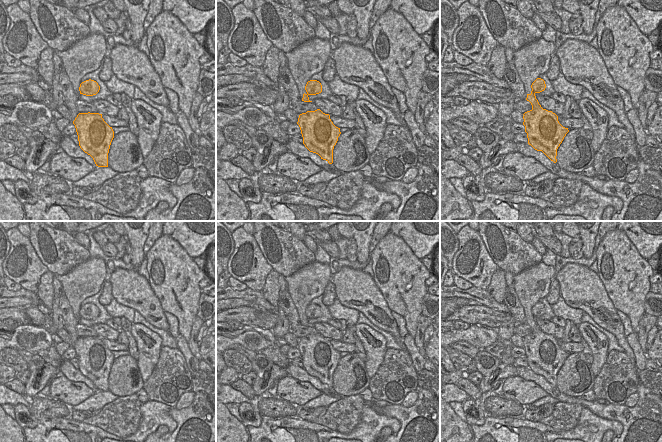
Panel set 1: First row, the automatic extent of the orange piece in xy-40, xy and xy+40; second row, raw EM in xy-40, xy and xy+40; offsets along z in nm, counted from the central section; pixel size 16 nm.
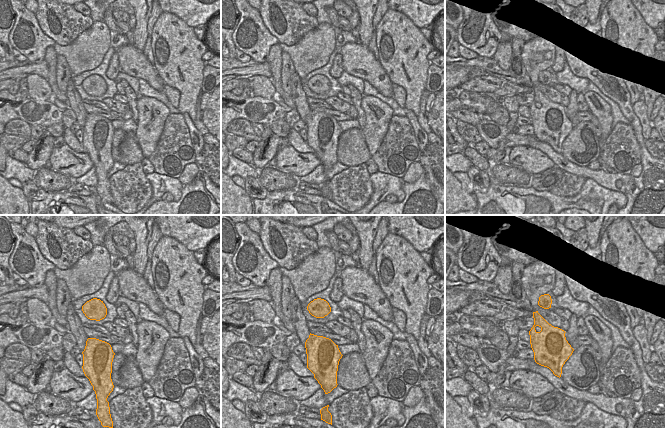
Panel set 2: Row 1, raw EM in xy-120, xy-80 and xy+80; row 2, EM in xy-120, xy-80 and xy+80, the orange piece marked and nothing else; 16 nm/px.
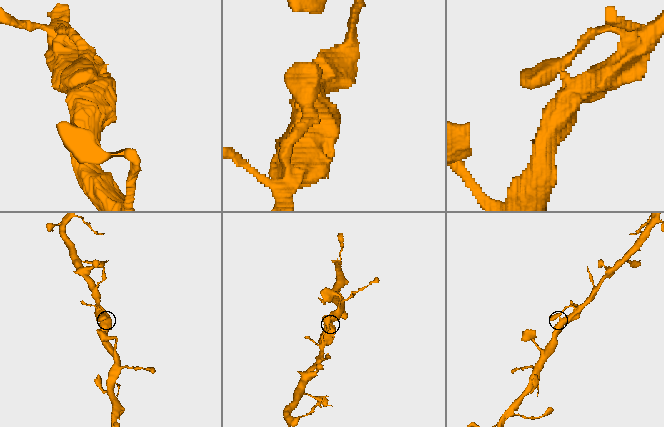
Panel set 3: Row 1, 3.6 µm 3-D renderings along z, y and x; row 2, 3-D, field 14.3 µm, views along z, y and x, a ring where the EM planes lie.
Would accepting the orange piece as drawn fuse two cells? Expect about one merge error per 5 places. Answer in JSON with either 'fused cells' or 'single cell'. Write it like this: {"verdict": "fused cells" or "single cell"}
{"verdict": "single cell"}

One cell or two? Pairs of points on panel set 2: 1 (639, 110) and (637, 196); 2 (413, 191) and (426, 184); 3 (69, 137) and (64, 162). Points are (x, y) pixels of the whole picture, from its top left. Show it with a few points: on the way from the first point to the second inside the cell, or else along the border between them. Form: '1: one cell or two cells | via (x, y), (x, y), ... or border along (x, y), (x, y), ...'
1: two cells | border along (631, 105), (645, 140)
2: one cell | via (416, 190), (423, 187)
3: two cells | border along (66, 143), (75, 151), (85, 153)

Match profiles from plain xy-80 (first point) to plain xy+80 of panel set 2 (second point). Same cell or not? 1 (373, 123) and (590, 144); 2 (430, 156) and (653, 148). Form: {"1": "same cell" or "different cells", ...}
{"1": "different cells", "2": "same cell"}

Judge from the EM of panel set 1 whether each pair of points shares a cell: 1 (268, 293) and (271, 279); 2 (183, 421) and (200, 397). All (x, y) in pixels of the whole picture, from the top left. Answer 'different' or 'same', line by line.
1: same
2: same

